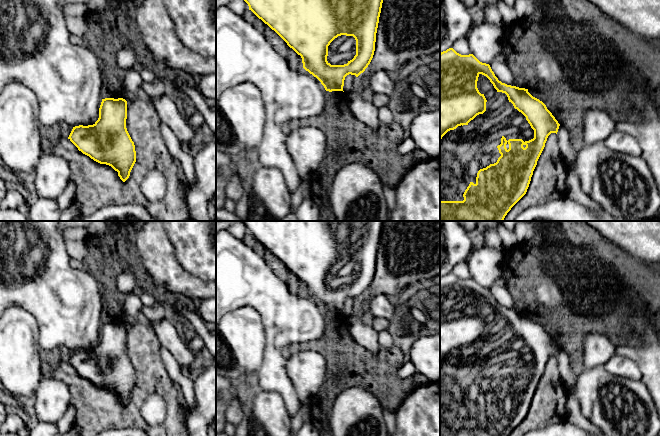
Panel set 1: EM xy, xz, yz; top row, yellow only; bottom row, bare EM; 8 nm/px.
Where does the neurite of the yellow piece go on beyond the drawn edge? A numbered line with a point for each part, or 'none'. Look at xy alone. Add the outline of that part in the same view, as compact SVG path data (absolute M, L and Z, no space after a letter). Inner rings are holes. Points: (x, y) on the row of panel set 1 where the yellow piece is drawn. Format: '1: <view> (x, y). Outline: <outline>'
none

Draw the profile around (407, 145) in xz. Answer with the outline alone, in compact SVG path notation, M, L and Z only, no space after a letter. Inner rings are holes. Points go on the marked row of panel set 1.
M406 137L400 143L397 144L397 152L399 154L409 154L416 149L414 141L410 137Z

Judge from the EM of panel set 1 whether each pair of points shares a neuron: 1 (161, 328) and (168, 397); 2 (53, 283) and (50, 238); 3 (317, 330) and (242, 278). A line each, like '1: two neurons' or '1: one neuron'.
1: two neurons
2: one neuron
3: one neuron

